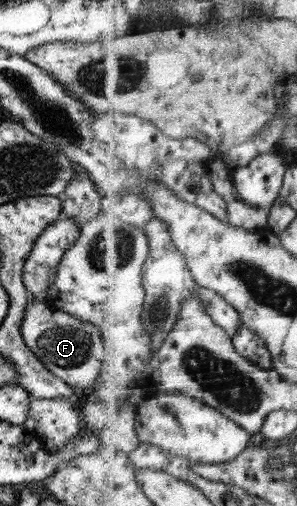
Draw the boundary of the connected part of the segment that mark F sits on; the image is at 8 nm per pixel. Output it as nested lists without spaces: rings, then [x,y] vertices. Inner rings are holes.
[[[28,291],[30,299],[25,306],[23,318],[19,327],[24,345],[36,356],[36,359],[52,374],[71,386],[76,393],[86,394],[98,377],[101,361],[104,359],[100,334],[98,328],[92,323],[80,321],[60,310],[50,309],[44,302],[33,298]]]

